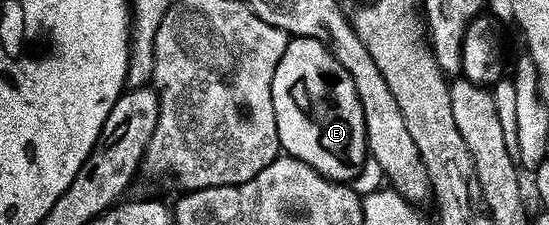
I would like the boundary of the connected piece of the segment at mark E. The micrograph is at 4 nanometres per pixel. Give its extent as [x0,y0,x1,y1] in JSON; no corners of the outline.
[273,37,369,184]

